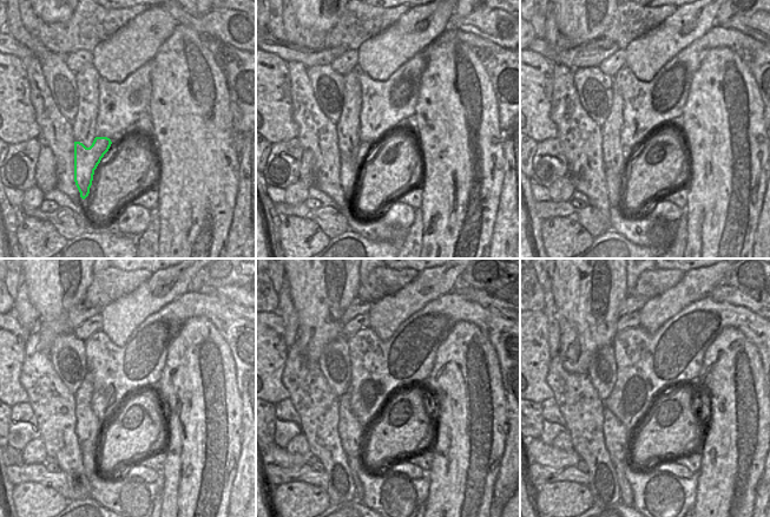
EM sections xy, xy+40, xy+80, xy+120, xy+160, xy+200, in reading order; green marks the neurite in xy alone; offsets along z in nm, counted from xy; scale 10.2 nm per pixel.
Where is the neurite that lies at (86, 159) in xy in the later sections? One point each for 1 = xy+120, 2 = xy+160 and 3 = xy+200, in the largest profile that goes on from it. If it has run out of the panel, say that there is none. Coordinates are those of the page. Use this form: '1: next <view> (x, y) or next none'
1: next xy+120 (90, 464)
2: next xy+160 (353, 463)
3: next xy+200 (626, 495)

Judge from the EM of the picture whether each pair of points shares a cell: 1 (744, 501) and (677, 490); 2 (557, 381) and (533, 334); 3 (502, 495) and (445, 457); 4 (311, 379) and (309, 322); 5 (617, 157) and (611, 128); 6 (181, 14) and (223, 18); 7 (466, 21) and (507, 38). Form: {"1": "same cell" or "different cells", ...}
{"1": "different cells", "2": "different cells", "3": "different cells", "4": "different cells", "5": "same cell", "6": "same cell", "7": "same cell"}

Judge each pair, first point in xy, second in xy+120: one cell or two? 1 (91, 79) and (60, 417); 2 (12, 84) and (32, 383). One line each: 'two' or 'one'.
1: two
2: two

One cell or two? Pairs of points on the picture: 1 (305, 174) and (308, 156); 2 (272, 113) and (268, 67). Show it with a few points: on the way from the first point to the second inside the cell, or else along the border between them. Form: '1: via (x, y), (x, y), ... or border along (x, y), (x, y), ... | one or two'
1: via (305, 169), (308, 161) | one
2: via (268, 102), (268, 79) | one

